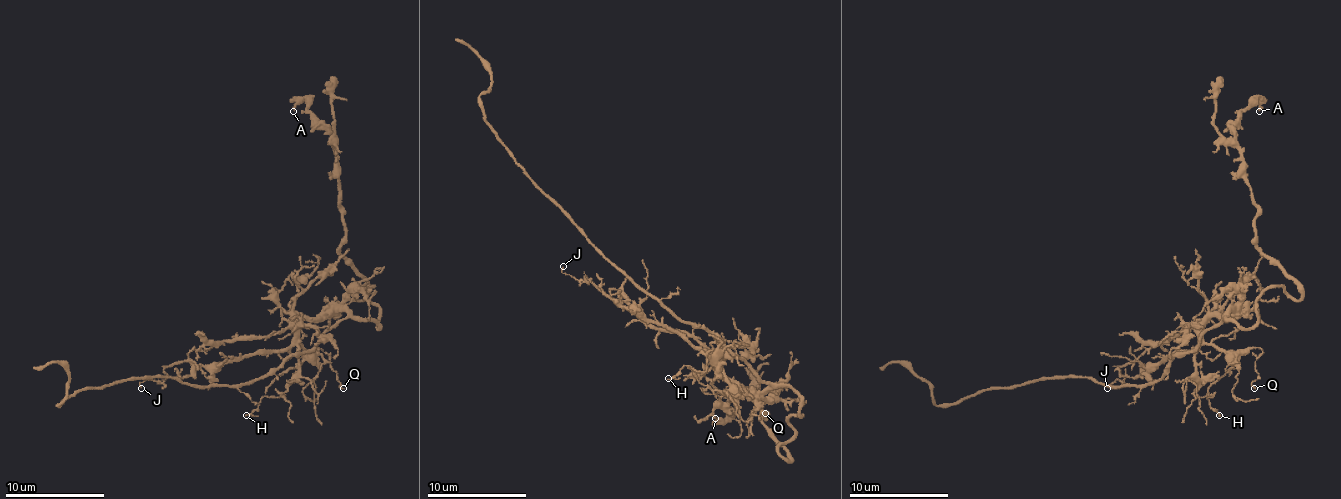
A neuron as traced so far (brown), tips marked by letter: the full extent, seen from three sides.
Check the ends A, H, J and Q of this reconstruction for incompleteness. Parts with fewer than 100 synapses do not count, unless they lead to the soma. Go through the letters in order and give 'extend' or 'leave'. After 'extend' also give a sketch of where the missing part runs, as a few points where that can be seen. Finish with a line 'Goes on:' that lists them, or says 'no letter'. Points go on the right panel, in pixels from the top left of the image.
A: leave
H: leave
J: leave
Q: leave
Goes on: no letter

